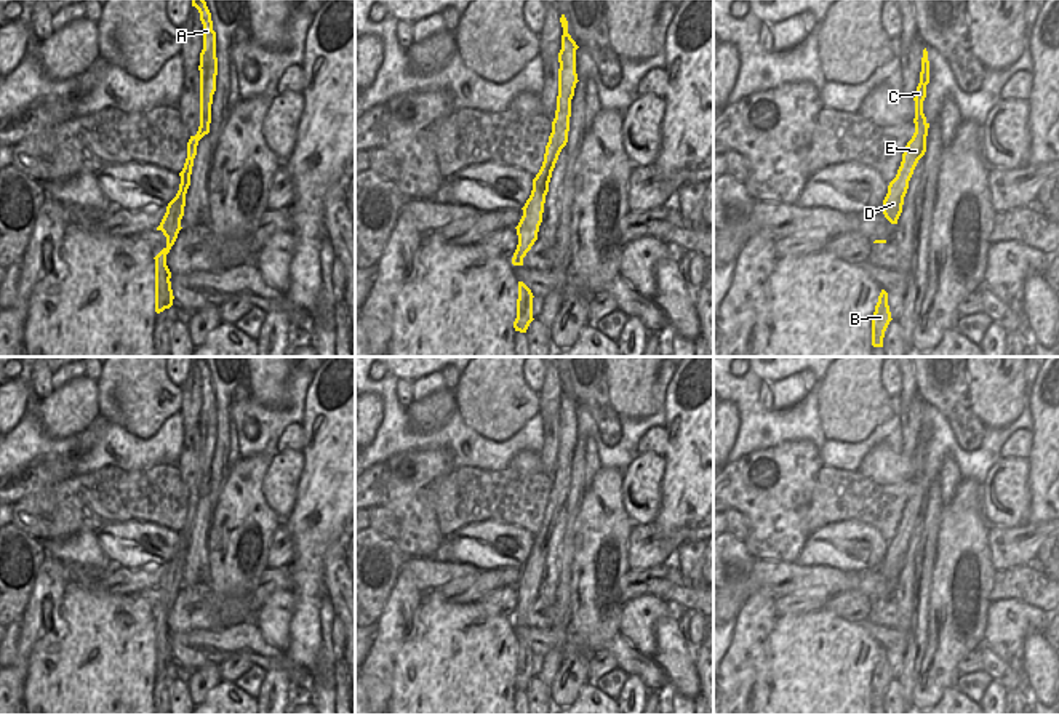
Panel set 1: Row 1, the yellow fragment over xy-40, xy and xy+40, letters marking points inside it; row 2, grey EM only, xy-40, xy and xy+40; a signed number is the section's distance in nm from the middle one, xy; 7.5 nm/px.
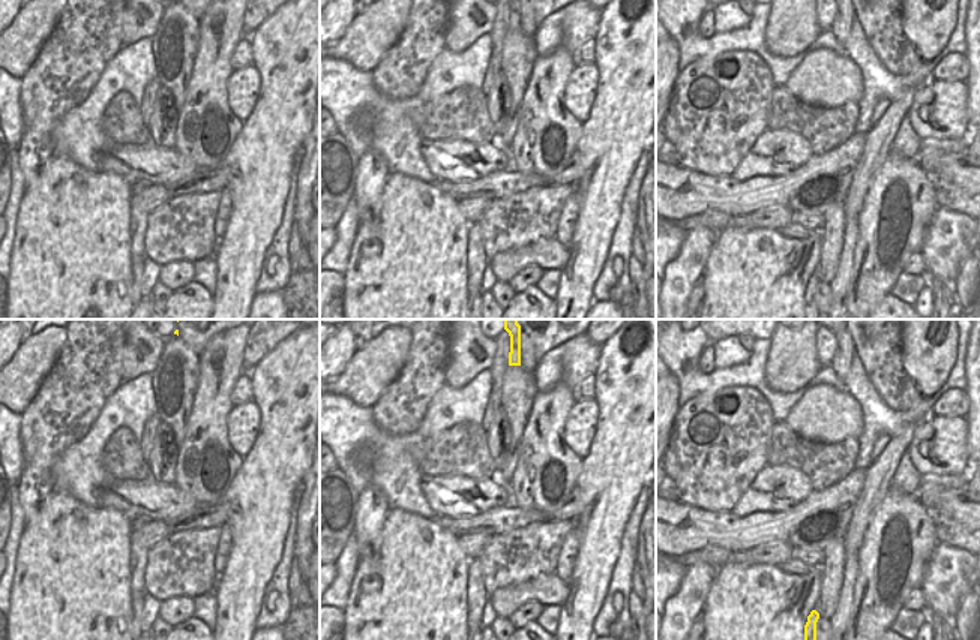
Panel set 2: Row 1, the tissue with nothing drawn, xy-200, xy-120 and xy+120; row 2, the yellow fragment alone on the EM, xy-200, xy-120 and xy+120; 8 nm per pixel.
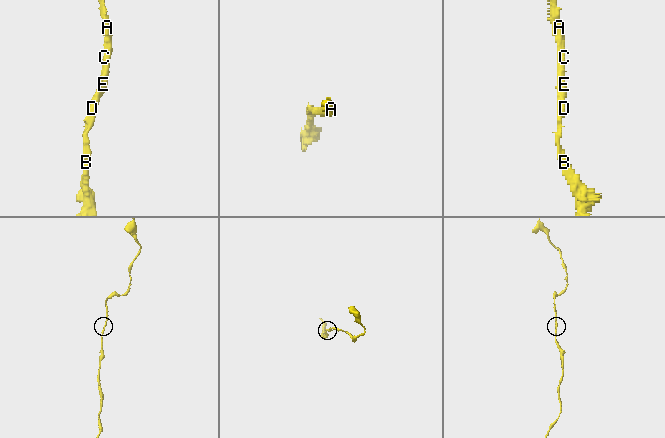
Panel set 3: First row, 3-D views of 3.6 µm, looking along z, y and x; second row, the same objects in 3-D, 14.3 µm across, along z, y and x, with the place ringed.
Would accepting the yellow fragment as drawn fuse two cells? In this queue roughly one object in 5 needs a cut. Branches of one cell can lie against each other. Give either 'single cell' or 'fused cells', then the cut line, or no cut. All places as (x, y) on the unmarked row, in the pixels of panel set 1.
single cell | no cut

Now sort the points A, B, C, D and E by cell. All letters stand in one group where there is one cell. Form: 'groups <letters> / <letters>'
groups A B C D E

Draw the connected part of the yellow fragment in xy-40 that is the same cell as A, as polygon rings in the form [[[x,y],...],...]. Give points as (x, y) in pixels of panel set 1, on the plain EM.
[[[192,357],[192,365],[200,371],[203,382],[203,408],[200,411],[200,485],[195,494],[187,501],[187,517],[181,534],[181,542],[176,555],[168,561],[166,571],[157,585],[166,595],[166,605],[154,616],[155,617],[155,670],[160,672],[173,664],[171,630],[166,624],[166,613],[174,603],[184,574],[186,552],[190,544],[194,517],[197,513],[198,499],[210,491],[211,462],[216,449],[218,416],[216,416],[216,390],[213,389],[211,371],[203,357]]]

